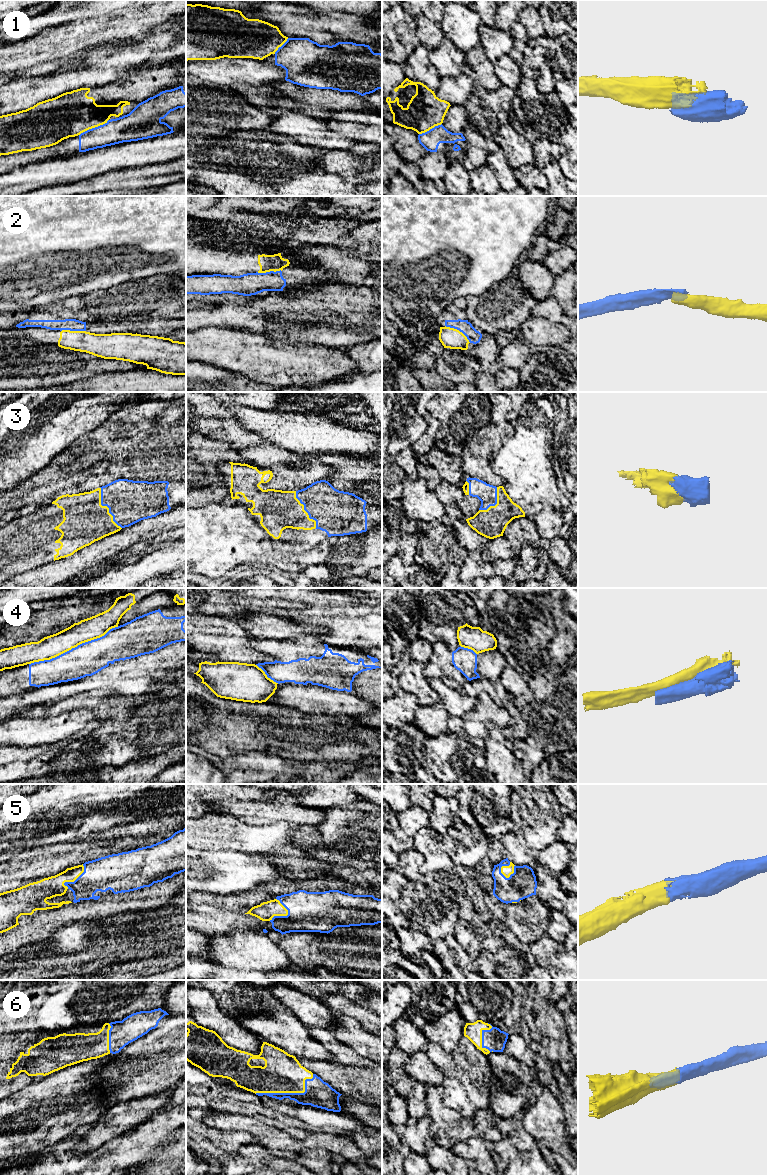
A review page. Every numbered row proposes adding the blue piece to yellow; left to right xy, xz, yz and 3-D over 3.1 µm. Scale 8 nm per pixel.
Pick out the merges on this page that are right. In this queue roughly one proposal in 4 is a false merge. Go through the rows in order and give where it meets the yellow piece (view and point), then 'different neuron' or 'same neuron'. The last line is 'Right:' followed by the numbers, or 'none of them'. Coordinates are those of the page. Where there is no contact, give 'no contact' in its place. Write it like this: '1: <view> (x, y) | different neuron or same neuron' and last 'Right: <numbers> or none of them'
1: xy (93, 127) | different neuron
2: yz (458, 330) | different neuron
3: xy (106, 506) | same neuron
4: xy (73, 647) | different neuron
5: yz (510, 874) | same neuron
6: xz (290, 1092) | same neuron
Right: 3, 5, 6

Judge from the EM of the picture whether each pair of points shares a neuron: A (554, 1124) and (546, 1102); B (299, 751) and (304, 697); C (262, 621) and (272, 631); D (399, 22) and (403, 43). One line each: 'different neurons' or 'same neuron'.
A: same neuron
B: different neurons
C: same neuron
D: same neuron

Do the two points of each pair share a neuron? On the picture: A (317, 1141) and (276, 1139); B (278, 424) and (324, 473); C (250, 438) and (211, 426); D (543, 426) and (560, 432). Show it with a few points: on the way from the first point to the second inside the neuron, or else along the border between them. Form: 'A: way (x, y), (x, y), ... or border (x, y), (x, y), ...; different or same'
A: border (303, 1141), (310, 1147), (326, 1150); different
B: border (276, 445), (298, 455); different
C: way (240, 438), (230, 431), (221, 431); same
D: border (554, 425), (549, 442); different

